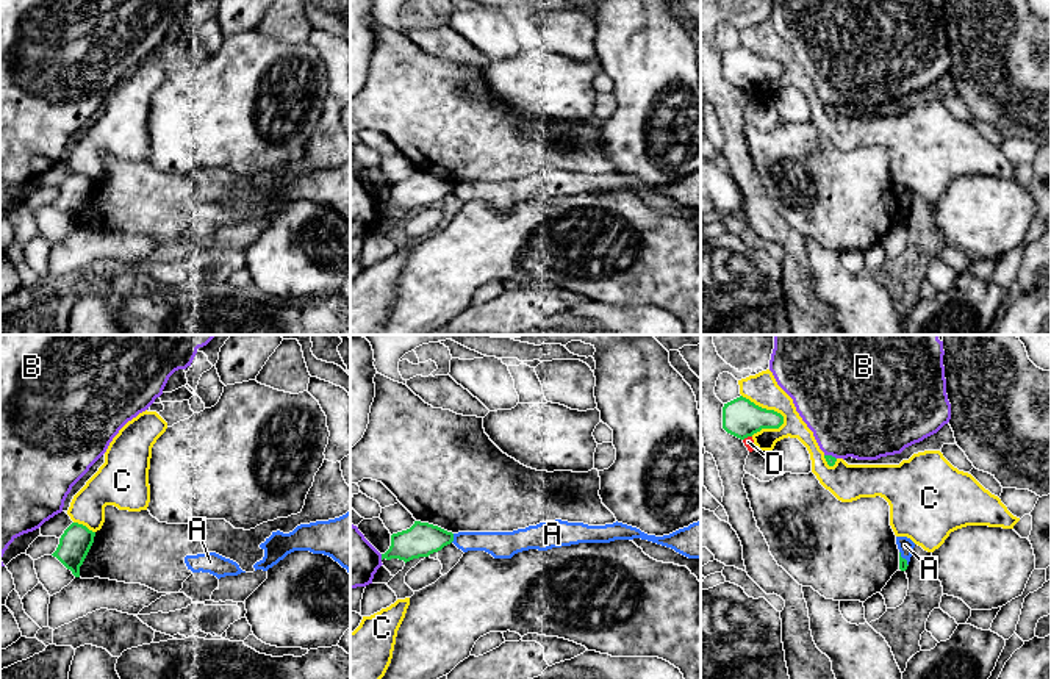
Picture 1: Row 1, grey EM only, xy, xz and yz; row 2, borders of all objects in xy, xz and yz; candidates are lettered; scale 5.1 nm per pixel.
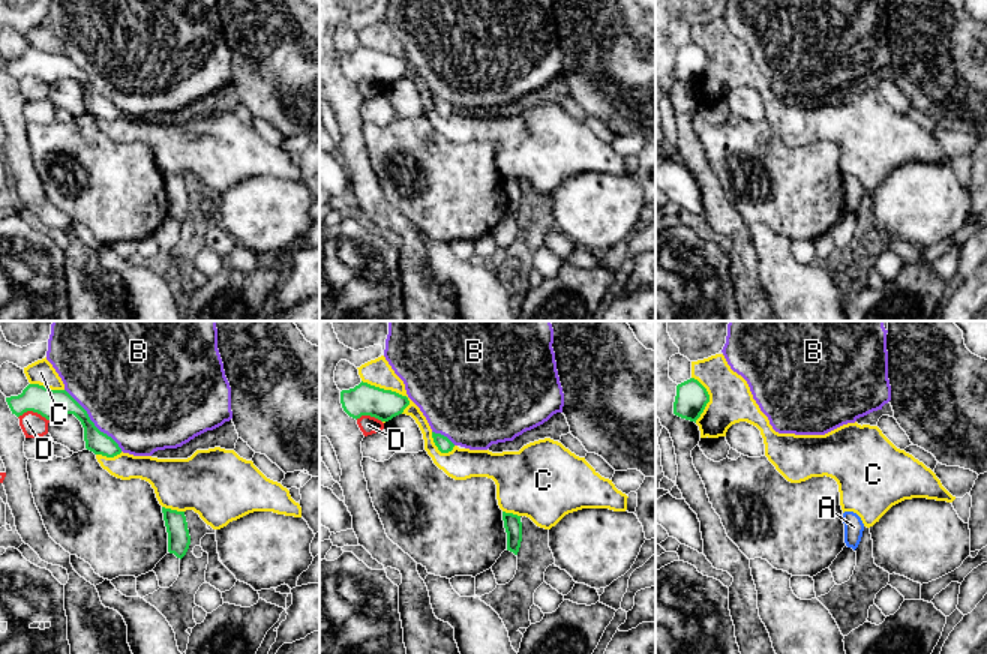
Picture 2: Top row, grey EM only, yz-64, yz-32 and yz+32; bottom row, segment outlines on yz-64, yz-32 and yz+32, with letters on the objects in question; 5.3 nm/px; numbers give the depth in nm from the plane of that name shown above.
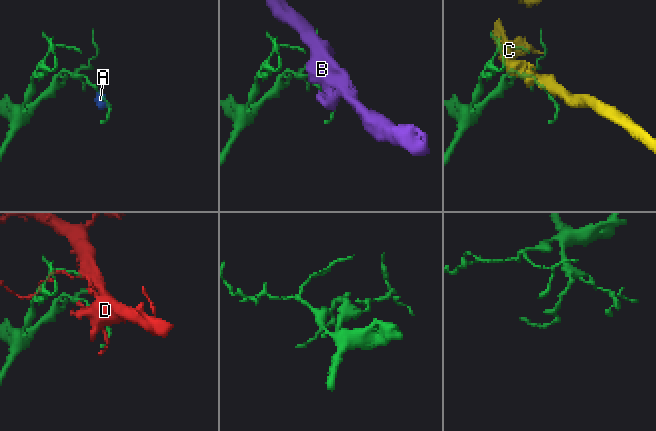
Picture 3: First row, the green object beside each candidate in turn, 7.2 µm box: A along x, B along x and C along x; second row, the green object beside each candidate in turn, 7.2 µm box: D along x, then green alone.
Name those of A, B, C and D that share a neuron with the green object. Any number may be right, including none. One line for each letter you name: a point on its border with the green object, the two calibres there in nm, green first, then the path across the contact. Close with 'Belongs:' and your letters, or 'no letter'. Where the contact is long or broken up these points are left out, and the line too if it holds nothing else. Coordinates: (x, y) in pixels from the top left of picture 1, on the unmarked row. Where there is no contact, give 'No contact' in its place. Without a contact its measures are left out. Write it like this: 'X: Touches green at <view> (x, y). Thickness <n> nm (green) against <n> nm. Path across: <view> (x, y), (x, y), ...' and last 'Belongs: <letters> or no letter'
Belongs: no letter

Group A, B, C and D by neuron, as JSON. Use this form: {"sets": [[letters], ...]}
{"sets": [["A"], ["B"], ["C"], ["D"]]}

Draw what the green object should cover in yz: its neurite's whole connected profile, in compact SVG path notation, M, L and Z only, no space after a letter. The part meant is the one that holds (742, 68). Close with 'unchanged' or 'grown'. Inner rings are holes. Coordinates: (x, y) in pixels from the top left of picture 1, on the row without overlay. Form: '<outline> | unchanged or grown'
M740 45L723 56L723 78L744 89L762 78L779 78L784 66L774 59L766 59L749 48Z | unchanged

